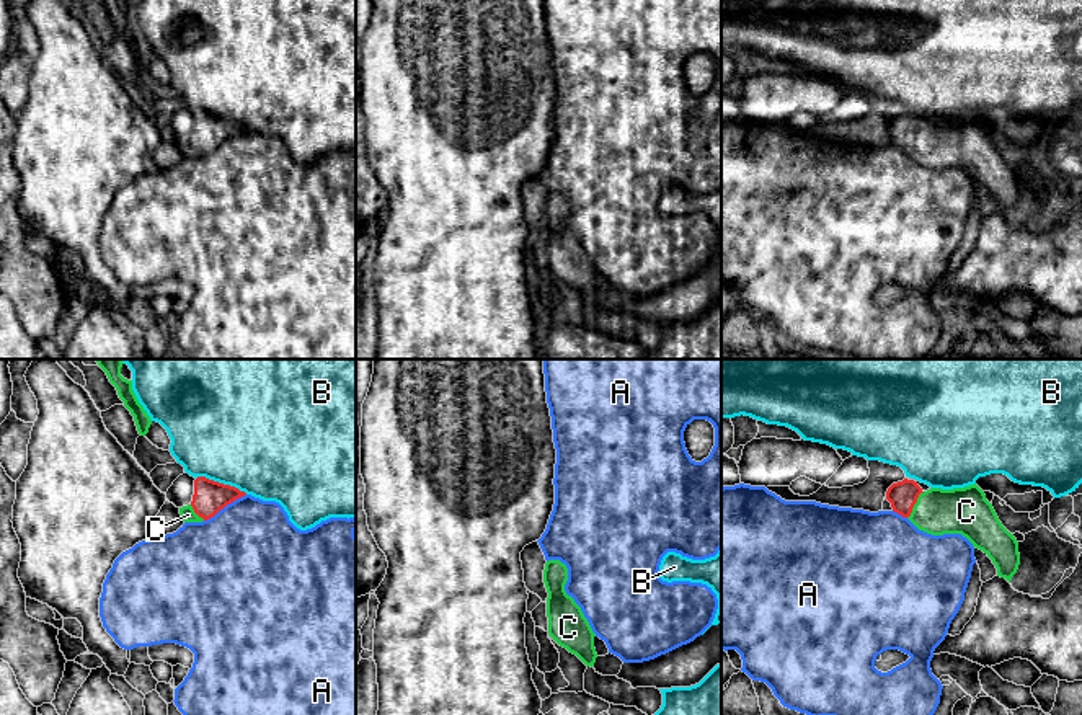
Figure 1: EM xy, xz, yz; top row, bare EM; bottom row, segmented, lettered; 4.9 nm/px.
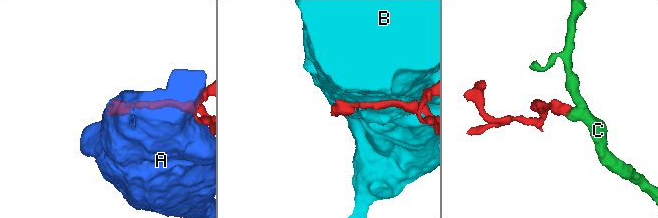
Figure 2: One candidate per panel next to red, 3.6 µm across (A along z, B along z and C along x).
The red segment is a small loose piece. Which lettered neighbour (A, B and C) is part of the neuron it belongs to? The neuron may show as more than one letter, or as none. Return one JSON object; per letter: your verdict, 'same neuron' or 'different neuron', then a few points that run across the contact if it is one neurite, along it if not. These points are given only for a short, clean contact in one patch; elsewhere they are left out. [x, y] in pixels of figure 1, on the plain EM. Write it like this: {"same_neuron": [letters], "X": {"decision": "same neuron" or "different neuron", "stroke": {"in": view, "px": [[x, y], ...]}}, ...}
{"same_neuron": ["C"], "A": {"decision": "different neuron"}, "B": {"decision": "different neuron"}, "C": {"decision": "same neuron", "stroke": {"in": "yz", "px": [[903, 129], [914, 137], [924, 144], [937, 146]]}}}

